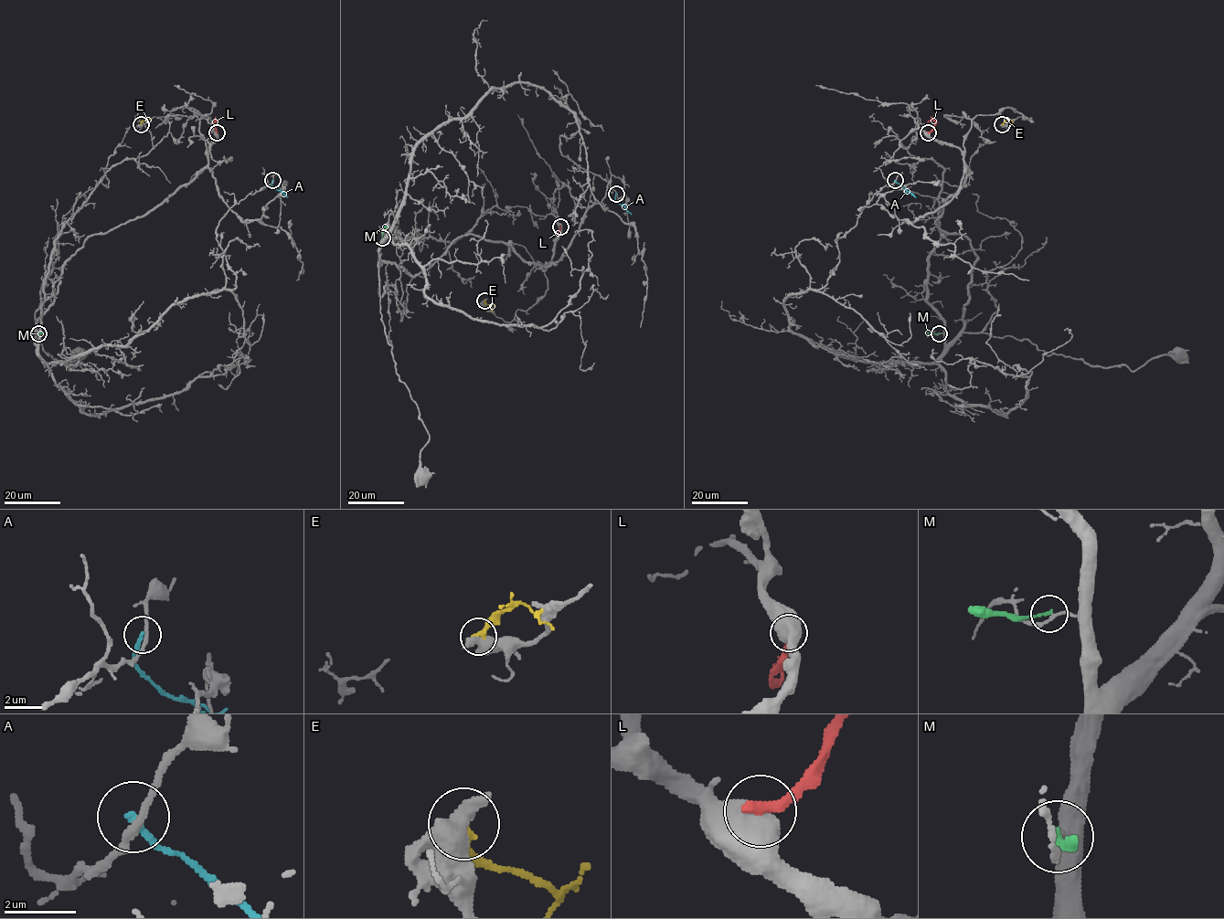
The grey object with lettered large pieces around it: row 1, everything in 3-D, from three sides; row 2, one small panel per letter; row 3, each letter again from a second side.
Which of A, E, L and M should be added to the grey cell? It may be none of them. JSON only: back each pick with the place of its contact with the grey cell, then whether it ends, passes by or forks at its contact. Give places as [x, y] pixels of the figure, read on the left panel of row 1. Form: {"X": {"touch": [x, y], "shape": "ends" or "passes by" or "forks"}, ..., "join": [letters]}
{"join": []}

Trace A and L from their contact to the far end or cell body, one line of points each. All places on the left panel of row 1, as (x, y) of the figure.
A: (272, 181), (271, 184), (288, 196)
L: (217, 132), (216, 121)

